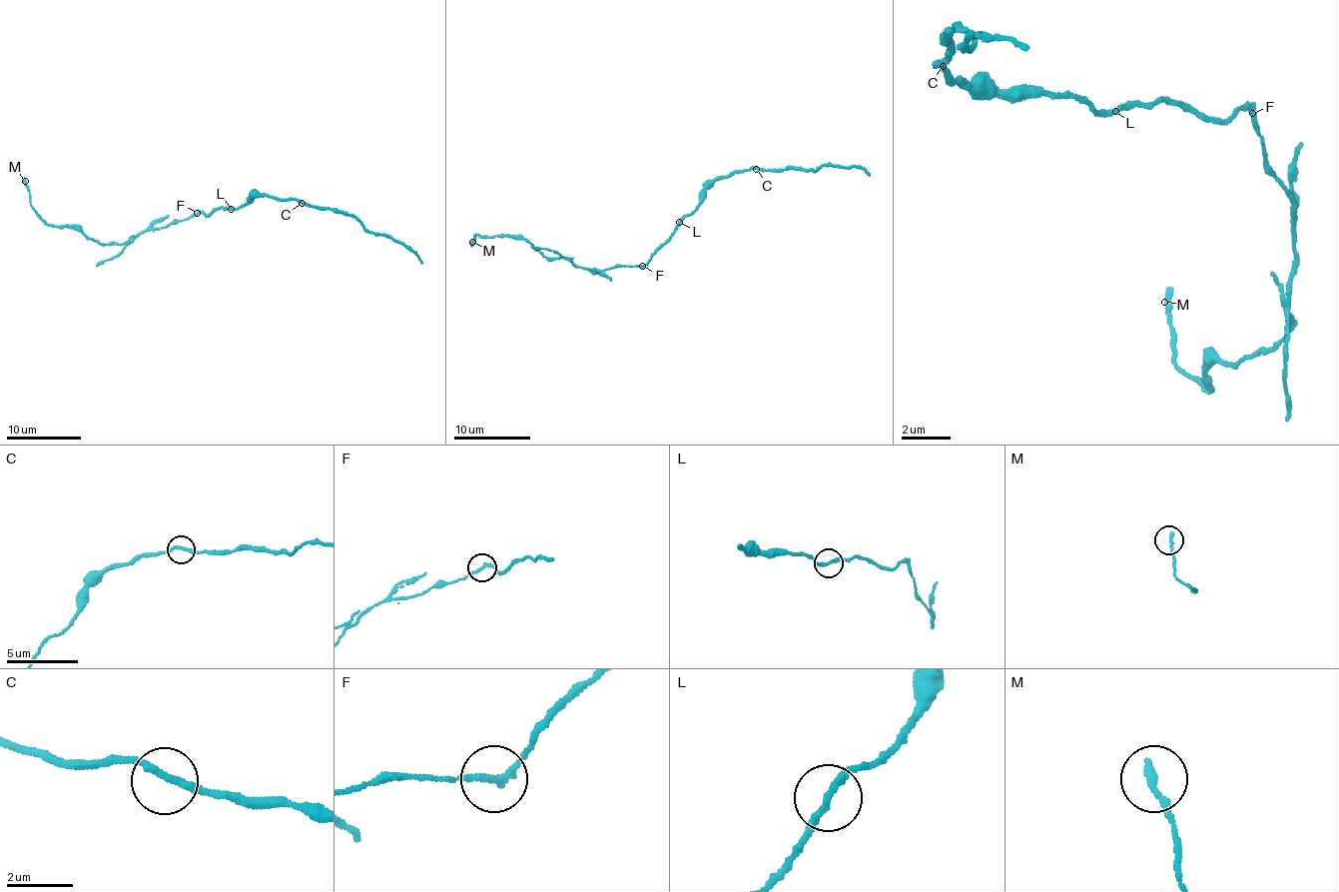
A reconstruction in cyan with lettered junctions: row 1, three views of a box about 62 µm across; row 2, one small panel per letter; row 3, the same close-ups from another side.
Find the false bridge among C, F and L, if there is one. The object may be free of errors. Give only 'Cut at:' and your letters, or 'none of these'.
Cut at: F

